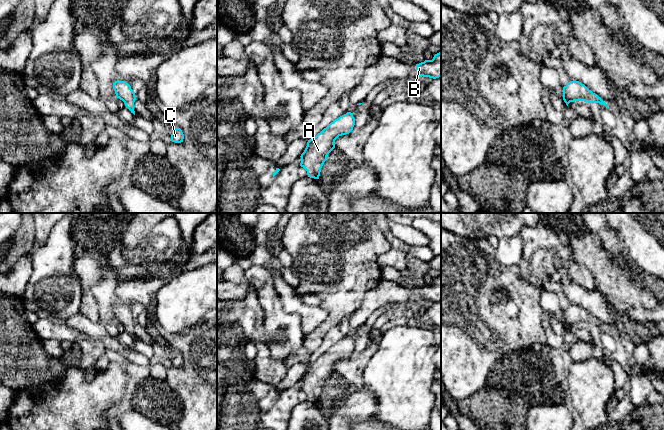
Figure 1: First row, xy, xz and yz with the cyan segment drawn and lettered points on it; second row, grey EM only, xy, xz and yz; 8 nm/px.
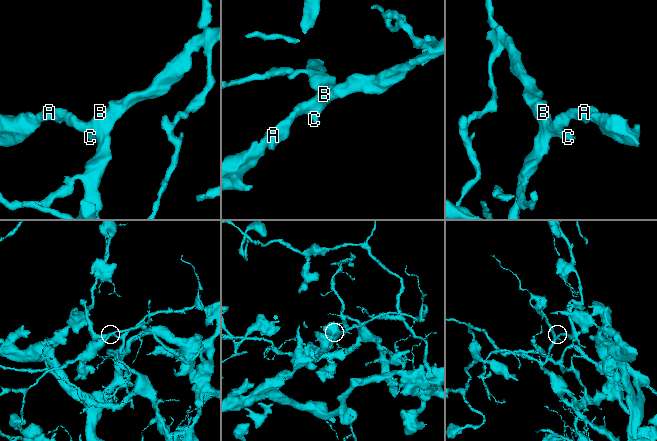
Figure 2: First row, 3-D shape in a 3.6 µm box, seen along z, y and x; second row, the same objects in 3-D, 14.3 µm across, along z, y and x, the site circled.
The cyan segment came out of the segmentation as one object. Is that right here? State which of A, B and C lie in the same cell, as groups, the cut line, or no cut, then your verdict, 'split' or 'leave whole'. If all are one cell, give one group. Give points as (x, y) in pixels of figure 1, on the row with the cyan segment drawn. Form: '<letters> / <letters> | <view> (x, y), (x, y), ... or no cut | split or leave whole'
A B C | no cut | leave whole

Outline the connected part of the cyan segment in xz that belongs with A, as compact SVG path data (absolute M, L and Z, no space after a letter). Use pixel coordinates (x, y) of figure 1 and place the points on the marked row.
M347 112L331 122L313 139L308 140L301 154L300 166L307 171L310 178L319 179L321 168L328 154L335 148L335 140L342 135L352 132L355 125L353 113Z

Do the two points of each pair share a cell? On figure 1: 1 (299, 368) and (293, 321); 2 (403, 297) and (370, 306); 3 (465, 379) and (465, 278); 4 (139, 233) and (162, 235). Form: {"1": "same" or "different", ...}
{"1": "different", "2": "same", "3": "same", "4": "different"}

